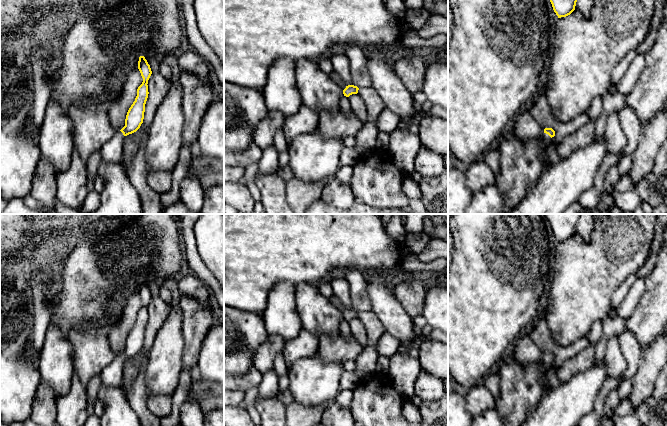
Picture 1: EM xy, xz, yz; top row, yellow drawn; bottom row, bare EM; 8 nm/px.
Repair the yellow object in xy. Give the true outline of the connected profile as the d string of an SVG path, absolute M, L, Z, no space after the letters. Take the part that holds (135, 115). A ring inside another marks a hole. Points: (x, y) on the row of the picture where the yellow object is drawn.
M144 56L139 57L138 69L143 78L143 82L138 87L135 101L127 112L125 126L120 131L117 131L116 134L101 147L101 161L103 162L120 163L123 159L124 138L136 132L143 123L145 104L149 94L147 84L152 74L150 65Z

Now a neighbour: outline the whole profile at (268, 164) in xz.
M274 145L263 150L263 154L258 162L258 173L269 175L277 173L279 169L279 152Z

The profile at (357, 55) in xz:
M349 45L345 55L349 59L352 85L358 88L372 86L372 80L367 69L367 48L359 45Z

